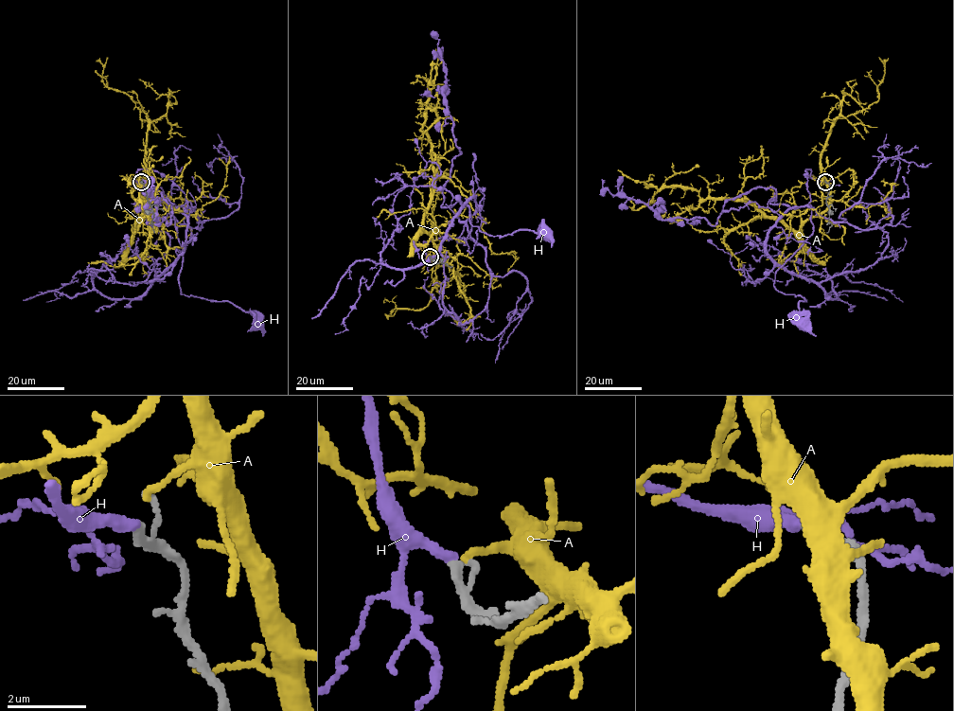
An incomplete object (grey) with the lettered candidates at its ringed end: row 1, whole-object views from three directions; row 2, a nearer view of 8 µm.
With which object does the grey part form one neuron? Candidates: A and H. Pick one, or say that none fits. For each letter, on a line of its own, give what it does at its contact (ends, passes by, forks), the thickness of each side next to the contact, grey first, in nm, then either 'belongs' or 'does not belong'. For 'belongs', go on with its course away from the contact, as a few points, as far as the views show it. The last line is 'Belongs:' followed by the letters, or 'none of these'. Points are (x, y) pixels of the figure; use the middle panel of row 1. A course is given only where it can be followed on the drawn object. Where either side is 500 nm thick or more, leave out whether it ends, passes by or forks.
A: it ends there; 120 nm thick on the grey side, 160 nm on the other; does not belong
H: it ends there; 180 nm thick on the grey side, 300 nm on the other; belongs; it runs (430, 257), (423, 242), (474, 241), (465, 225), (457, 241), (468, 205), (493, 236), (549, 233)
Belongs: H

